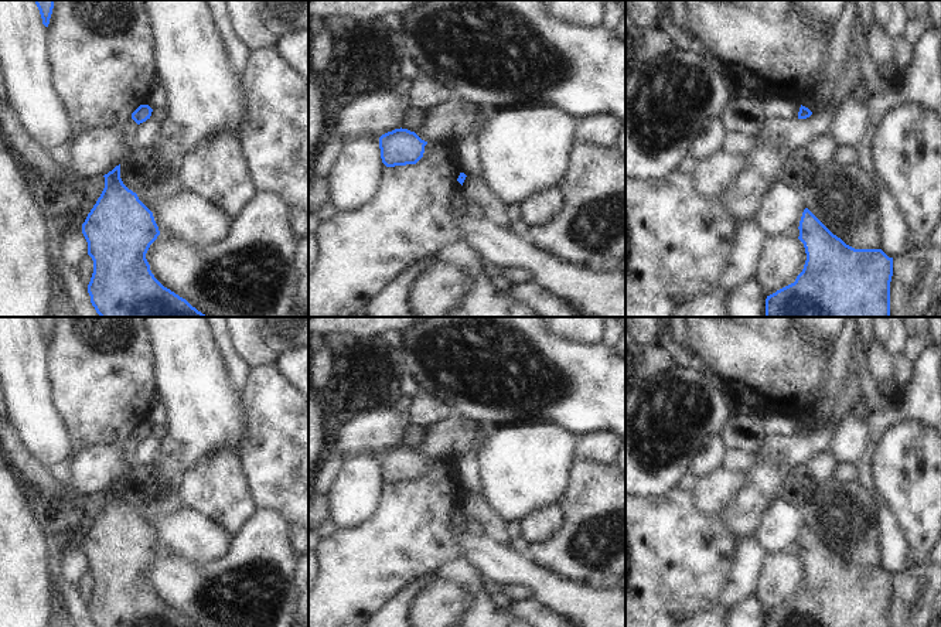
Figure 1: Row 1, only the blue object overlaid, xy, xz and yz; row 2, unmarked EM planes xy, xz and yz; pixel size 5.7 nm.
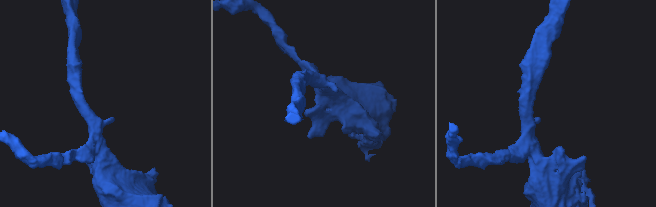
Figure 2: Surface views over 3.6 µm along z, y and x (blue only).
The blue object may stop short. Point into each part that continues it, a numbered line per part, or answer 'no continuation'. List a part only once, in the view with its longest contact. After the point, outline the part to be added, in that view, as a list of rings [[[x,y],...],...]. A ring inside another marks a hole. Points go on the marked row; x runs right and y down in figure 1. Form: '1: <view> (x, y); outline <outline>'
no continuation

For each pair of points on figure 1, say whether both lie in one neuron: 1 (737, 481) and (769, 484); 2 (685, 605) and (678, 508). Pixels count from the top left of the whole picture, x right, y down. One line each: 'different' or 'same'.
1: different
2: same

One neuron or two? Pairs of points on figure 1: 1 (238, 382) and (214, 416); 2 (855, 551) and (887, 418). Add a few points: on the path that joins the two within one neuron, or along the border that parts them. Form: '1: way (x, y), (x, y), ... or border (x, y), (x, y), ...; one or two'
1: border (221, 357), (229, 382), (239, 394); two
2: border (858, 480), (872, 497), (873, 515), (878, 525); two

